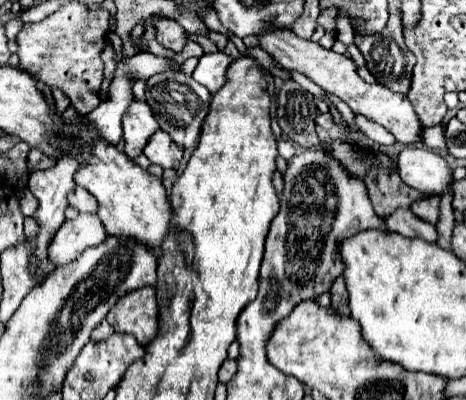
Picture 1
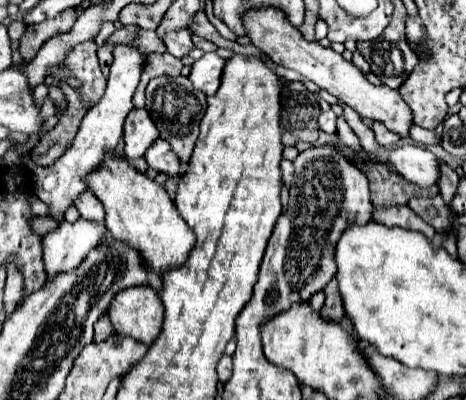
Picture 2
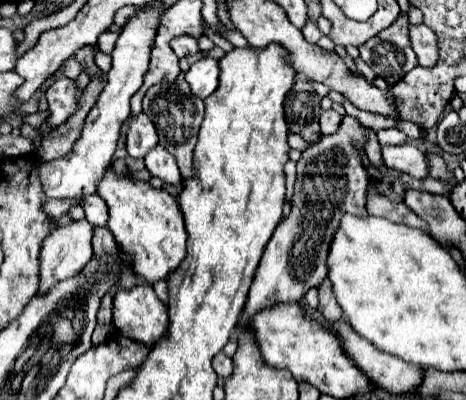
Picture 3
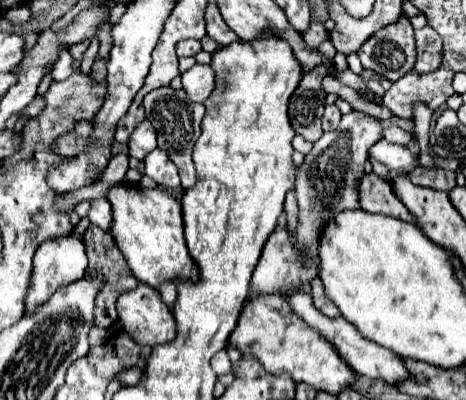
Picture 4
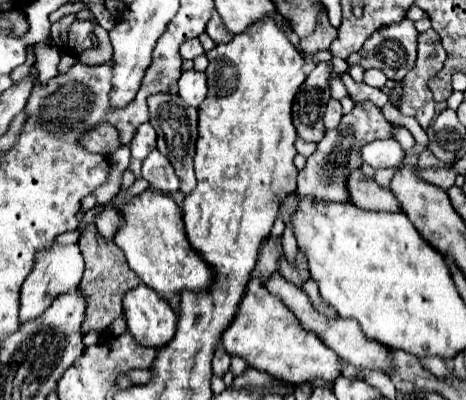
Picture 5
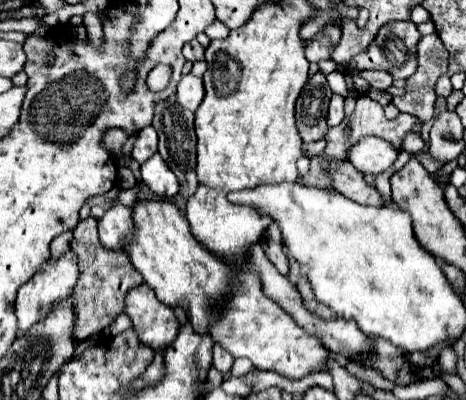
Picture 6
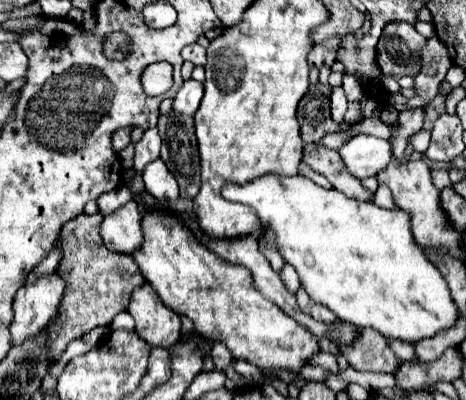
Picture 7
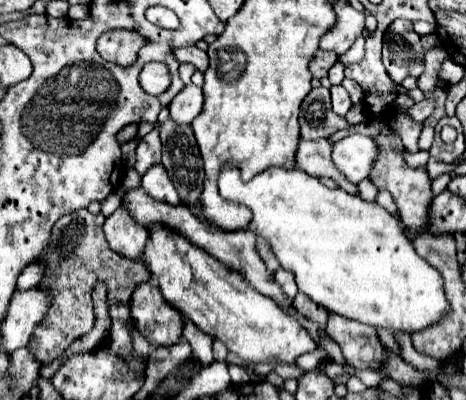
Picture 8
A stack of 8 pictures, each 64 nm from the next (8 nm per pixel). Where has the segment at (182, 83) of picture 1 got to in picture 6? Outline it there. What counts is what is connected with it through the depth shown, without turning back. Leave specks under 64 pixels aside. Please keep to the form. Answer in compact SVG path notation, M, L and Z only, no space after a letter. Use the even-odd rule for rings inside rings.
M160 100L154 104L154 120L152 126L158 132L158 152L164 158L164 162L172 168L180 182L180 194L184 198L192 196L198 188L198 178L196 178L196 132L194 132L194 112L180 108L178 102L170 100Z

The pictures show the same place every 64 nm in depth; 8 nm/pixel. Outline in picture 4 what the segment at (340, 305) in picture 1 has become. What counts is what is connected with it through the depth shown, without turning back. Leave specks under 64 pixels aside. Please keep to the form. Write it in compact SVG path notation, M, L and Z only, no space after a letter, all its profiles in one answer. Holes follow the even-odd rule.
M316 278L316 280L312 280L310 286L312 286L312 300L314 300L314 306L316 306L322 314L326 314L328 318L338 318L338 316L340 316L340 310L326 298L322 280Z

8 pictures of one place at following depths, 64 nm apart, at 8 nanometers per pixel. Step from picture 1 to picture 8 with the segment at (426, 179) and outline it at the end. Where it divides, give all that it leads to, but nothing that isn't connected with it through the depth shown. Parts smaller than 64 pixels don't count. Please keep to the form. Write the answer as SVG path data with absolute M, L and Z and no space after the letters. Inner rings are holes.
M354 134L348 136L332 146L334 154L332 160L340 172L348 176L352 182L366 180L370 176L370 170L378 158L378 144L372 136L362 136Z

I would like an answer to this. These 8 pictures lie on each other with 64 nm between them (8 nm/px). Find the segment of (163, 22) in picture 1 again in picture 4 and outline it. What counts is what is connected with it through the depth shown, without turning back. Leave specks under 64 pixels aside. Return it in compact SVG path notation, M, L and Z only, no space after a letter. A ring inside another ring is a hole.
M180 40L178 44L176 44L176 54L178 56L196 56L198 52L202 50L202 46L200 46L200 42L198 40Z

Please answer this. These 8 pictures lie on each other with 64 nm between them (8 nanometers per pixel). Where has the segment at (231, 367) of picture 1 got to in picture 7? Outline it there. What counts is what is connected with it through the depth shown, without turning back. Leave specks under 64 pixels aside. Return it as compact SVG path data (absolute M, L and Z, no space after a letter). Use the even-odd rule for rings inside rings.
M216 342L216 344L212 344L212 360L214 360L214 364L216 364L216 368L220 368L220 370L226 370L230 364L232 364L232 354L228 352L228 348L224 348L224 344L220 344L220 342Z

